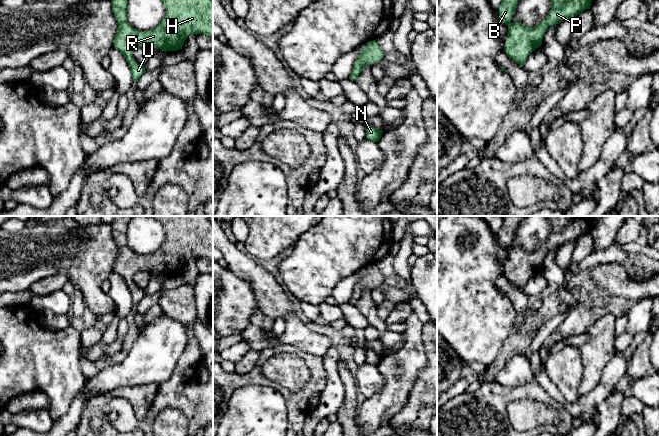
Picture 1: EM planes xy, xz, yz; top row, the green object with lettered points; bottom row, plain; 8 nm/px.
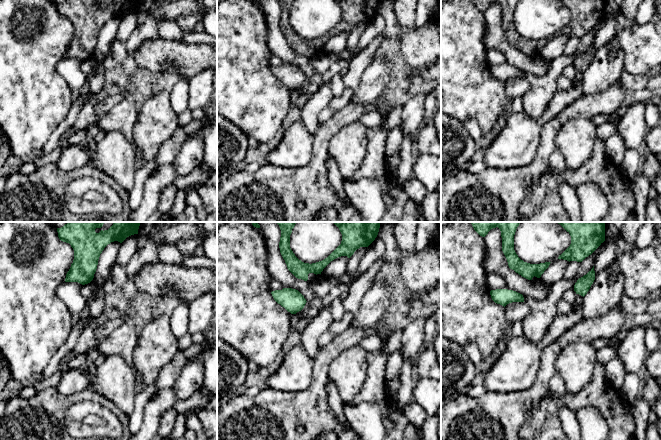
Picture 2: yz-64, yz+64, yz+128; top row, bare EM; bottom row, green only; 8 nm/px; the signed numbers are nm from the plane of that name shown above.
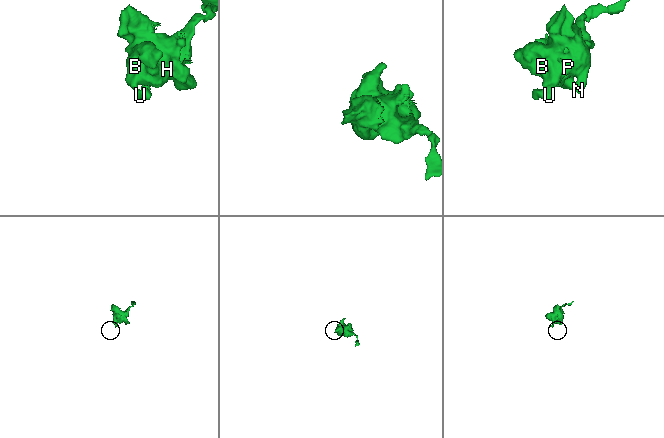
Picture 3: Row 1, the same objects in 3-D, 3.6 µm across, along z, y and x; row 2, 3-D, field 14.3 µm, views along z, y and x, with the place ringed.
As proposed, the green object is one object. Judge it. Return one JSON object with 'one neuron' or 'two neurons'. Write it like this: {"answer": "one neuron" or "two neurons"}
{"answer": "one neuron"}

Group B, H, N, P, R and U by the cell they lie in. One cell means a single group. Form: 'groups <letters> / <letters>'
groups B H N P R U

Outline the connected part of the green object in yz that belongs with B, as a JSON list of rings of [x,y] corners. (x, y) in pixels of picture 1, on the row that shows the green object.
[[[502,0],[499,18],[508,26],[504,52],[520,66],[532,51],[540,47],[547,28],[565,19],[576,17],[590,9],[592,0],[551,0],[551,10],[546,18],[536,26],[527,27],[521,22],[511,22],[519,0]]]

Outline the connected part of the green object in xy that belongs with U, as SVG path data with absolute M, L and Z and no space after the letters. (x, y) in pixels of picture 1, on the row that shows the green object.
M111 0L112 12L118 22L114 48L127 60L133 80L136 82L145 72L133 56L139 47L159 48L162 51L182 49L190 34L204 33L213 39L212 0L162 0L166 17L155 28L140 31L133 28L126 19L128 0Z

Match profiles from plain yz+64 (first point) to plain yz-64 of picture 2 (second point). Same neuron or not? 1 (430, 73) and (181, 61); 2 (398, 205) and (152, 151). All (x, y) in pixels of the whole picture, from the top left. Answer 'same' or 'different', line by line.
1: same
2: same

